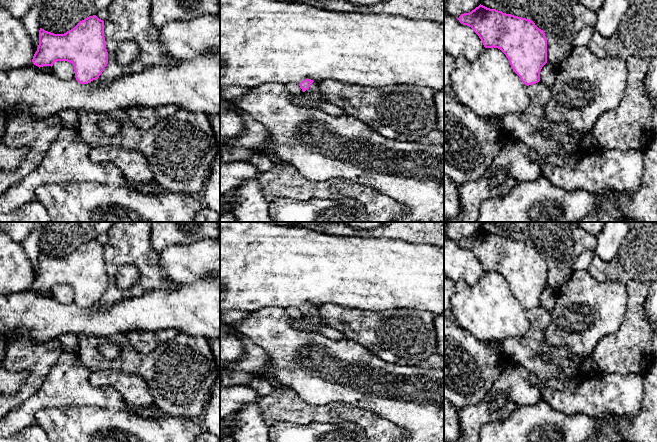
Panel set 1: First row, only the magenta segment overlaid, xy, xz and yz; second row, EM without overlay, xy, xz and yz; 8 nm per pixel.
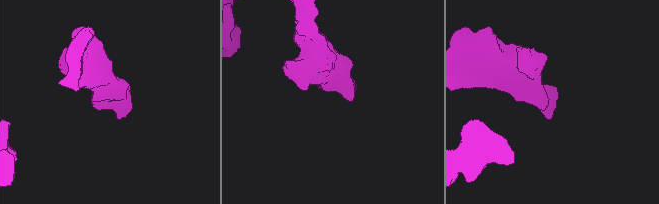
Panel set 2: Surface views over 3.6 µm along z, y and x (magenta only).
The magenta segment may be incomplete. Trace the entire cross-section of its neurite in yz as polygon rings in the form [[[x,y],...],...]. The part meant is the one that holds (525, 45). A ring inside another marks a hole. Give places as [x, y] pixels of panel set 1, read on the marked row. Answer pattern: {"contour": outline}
{"contour": [[[481,4],[458,20],[474,30],[485,48],[500,49],[525,85],[540,81],[540,71],[547,63],[547,39],[533,21]]]}

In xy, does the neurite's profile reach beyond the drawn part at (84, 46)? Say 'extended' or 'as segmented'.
as segmented

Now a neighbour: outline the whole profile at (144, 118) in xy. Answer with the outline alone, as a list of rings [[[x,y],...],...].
[[[169,104],[155,108],[131,107],[126,110],[126,113],[136,127],[141,130],[148,130],[154,127],[162,119],[163,115],[177,110],[179,110],[178,106]]]

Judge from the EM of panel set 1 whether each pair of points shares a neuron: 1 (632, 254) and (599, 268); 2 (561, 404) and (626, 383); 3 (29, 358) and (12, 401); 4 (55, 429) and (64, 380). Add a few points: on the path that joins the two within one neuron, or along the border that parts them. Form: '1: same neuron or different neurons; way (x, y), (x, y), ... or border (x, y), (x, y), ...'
1: same neuron; way (624, 262), (618, 268), (607, 268)
2: same neuron; way (577, 401), (610, 394)
3: same neuron; way (34, 369), (34, 381), (23, 393)
4: different neurons; border (82, 405), (51, 406), (41, 408), (36, 413)

